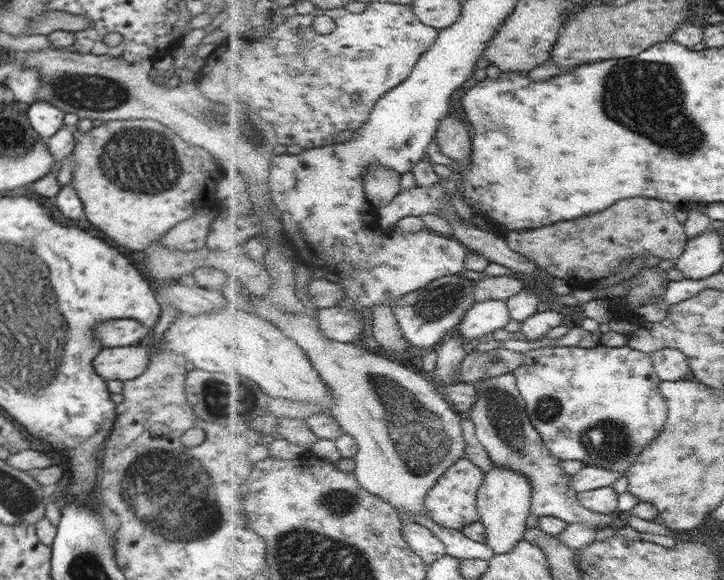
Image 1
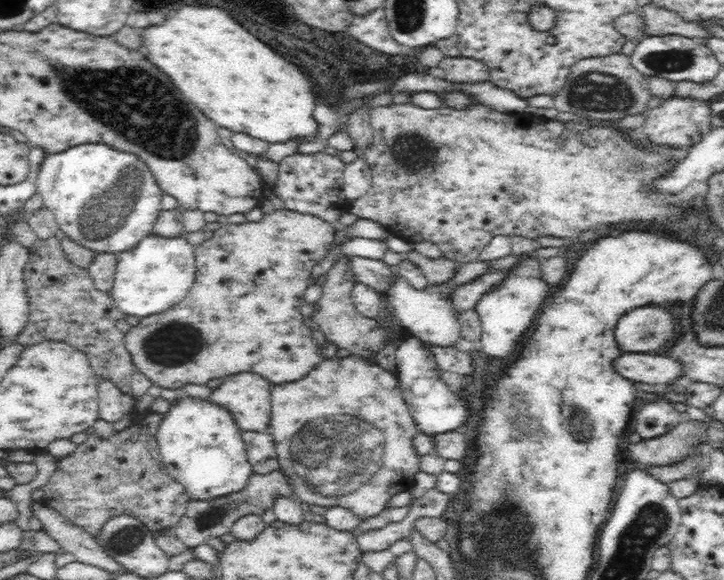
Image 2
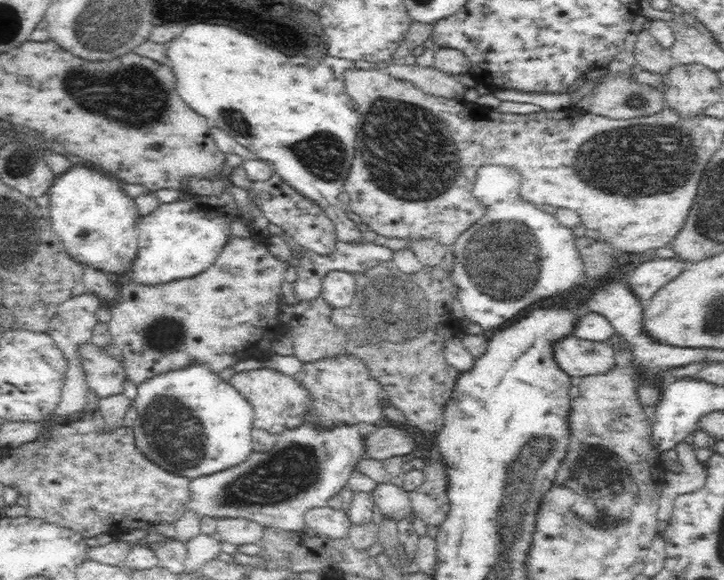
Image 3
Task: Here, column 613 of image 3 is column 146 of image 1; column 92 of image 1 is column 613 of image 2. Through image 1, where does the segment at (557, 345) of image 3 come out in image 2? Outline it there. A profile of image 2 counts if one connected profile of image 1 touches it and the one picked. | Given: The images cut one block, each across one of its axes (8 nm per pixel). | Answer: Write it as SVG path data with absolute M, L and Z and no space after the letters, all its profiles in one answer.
M624 353L613 360L615 371L624 378L644 384L672 384L684 376L681 362L661 353Z

